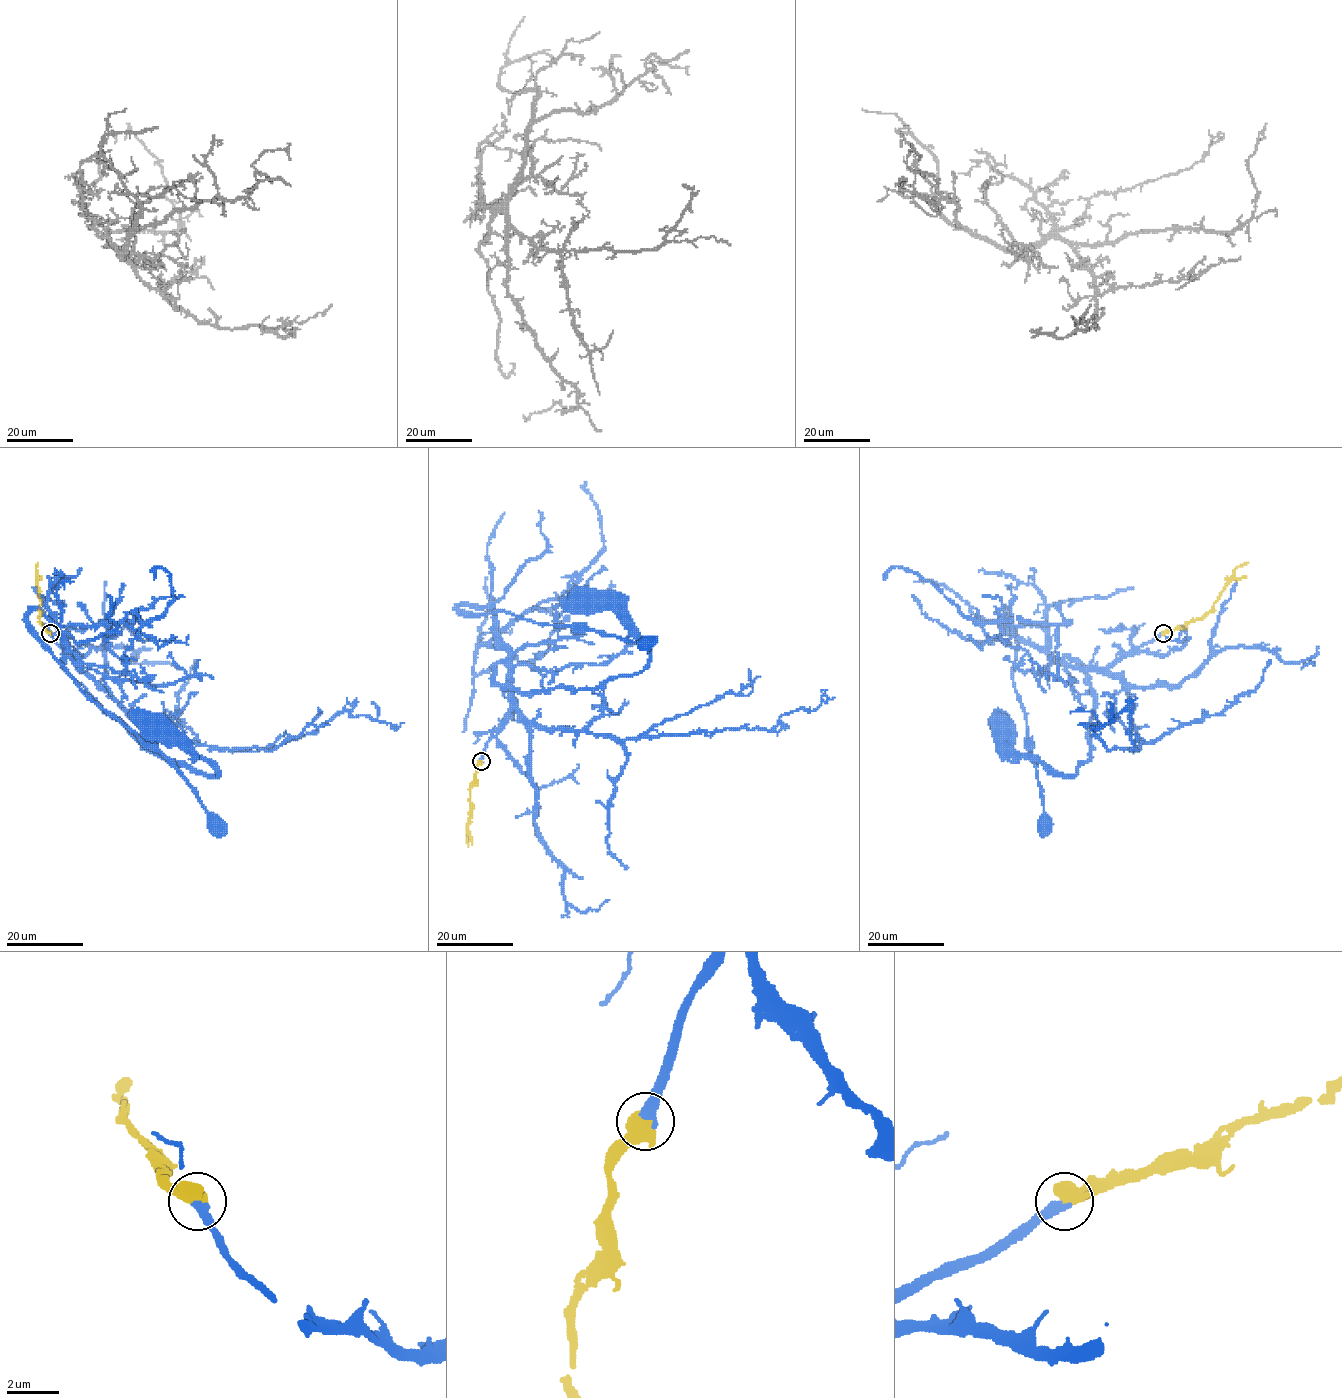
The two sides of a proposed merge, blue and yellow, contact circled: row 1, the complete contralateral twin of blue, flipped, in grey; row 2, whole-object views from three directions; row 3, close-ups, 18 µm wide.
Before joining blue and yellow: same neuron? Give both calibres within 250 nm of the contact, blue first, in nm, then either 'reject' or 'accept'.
380/700 nm | accept

